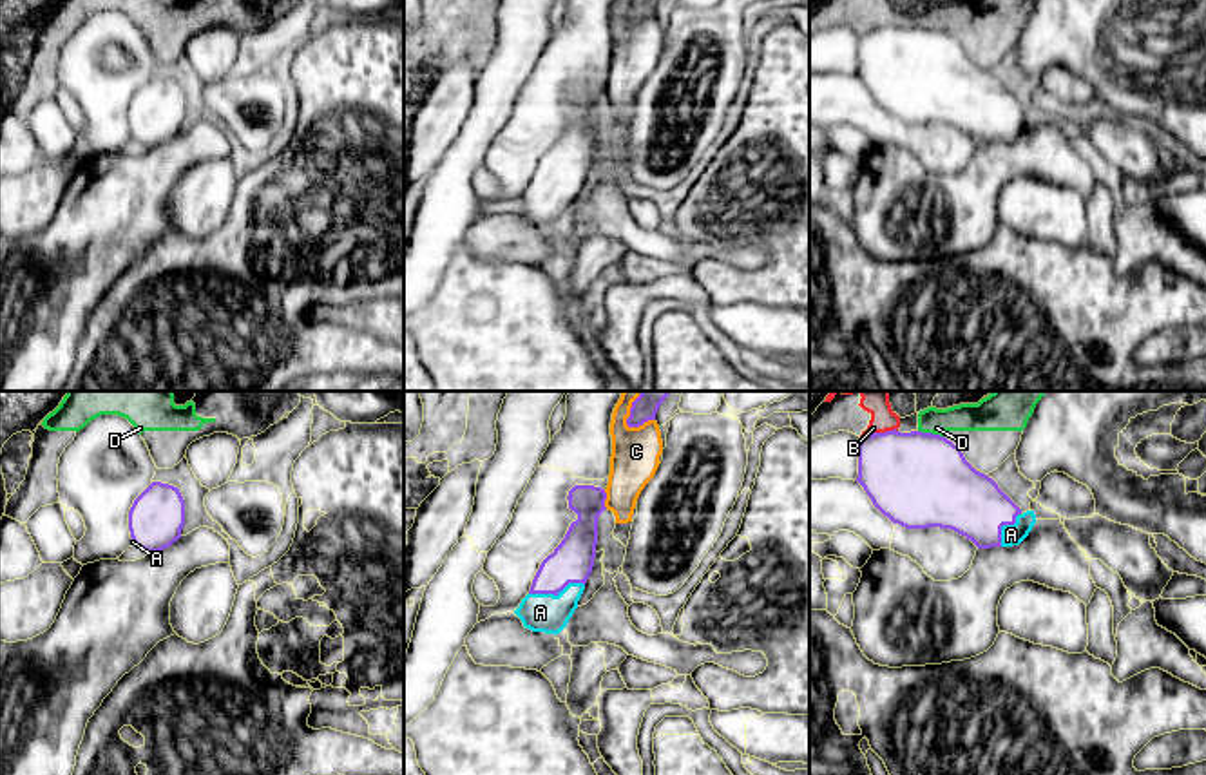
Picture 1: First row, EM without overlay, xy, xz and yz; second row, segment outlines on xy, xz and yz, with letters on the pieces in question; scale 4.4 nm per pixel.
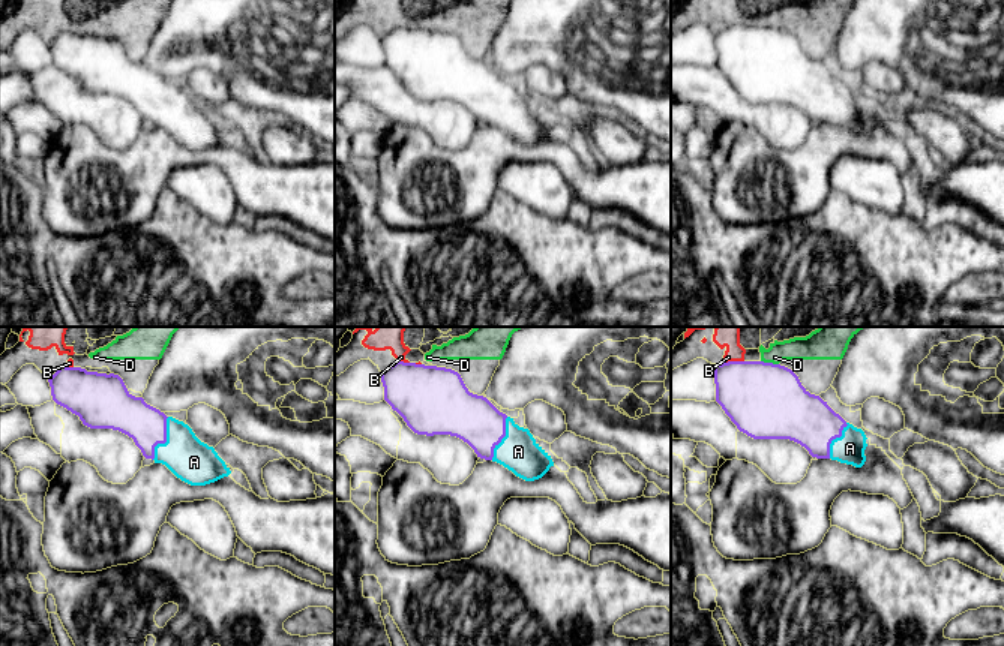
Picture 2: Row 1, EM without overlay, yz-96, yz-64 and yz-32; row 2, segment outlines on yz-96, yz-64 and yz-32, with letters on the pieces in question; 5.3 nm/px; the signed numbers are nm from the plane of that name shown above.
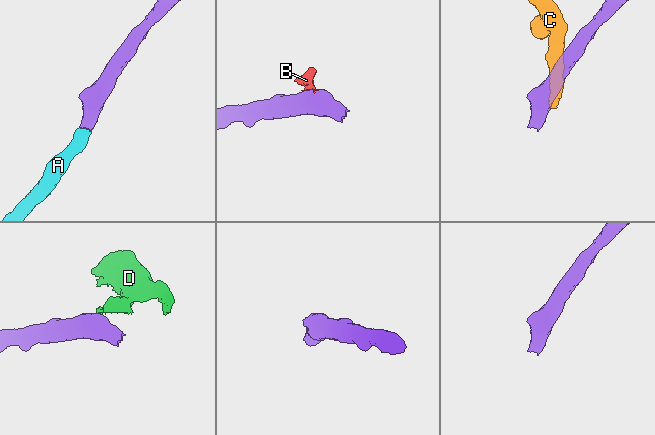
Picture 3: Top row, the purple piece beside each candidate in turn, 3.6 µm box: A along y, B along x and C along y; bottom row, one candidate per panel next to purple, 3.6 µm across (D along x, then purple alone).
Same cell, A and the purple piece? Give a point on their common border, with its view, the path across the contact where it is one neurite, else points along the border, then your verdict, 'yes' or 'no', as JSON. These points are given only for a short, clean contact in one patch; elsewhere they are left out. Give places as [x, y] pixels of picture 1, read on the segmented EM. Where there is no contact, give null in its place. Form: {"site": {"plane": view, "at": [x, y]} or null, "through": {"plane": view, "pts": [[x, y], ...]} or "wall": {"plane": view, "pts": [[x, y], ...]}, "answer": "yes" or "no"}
{"site": {"plane": "xz", "at": [556, 593]}, "through": {"plane": "xz", "pts": [[573, 560], [562, 574], [556, 593], [540, 612]]}, "answer": "yes"}

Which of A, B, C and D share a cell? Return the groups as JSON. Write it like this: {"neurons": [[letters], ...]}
{"neurons": [["A"], ["B", "D"], ["C"]]}

